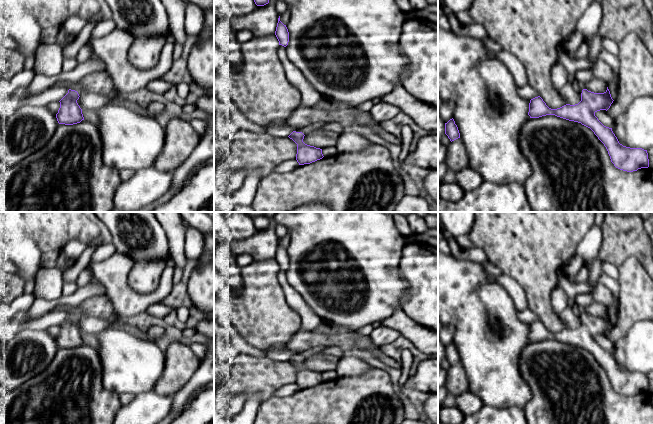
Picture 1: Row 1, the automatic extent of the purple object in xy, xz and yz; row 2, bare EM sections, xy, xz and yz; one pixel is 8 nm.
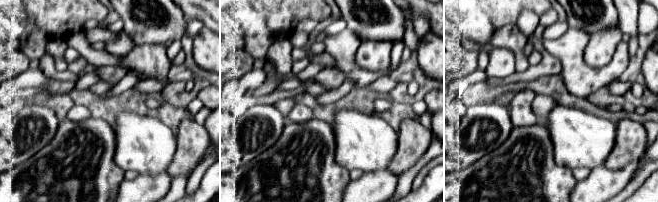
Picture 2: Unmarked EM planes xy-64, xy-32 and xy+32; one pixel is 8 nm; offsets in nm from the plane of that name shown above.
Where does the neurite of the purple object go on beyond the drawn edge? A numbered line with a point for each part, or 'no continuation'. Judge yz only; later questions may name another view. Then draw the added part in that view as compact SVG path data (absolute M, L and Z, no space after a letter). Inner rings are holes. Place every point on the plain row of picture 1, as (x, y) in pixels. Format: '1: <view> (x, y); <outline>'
no continuation

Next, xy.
no continuation

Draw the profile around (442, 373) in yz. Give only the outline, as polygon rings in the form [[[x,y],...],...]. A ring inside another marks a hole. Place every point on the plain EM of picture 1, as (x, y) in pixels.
[[[438,364],[438,387],[445,387],[447,372]]]

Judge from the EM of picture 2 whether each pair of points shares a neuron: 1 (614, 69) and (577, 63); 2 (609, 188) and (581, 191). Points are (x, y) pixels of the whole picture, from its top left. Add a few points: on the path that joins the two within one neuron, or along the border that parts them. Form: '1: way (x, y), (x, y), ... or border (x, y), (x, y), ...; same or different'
1: way (605, 73), (586, 72); same
2: way (602, 188), (588, 191); same

